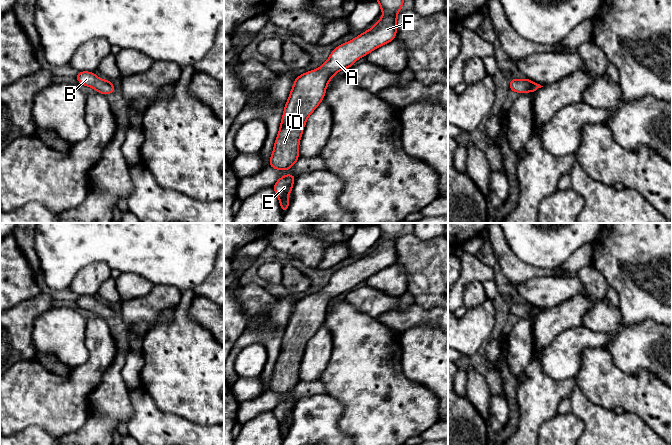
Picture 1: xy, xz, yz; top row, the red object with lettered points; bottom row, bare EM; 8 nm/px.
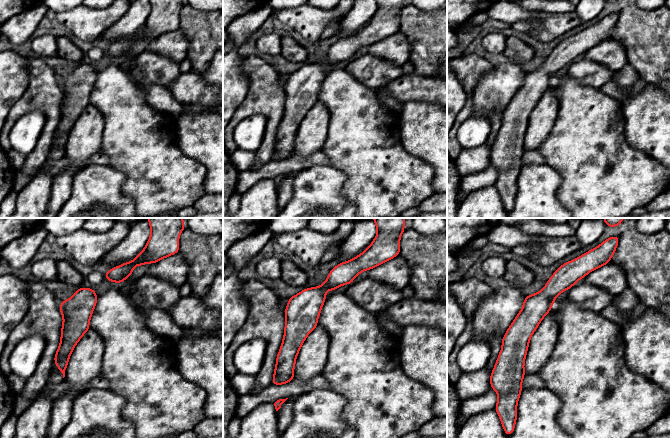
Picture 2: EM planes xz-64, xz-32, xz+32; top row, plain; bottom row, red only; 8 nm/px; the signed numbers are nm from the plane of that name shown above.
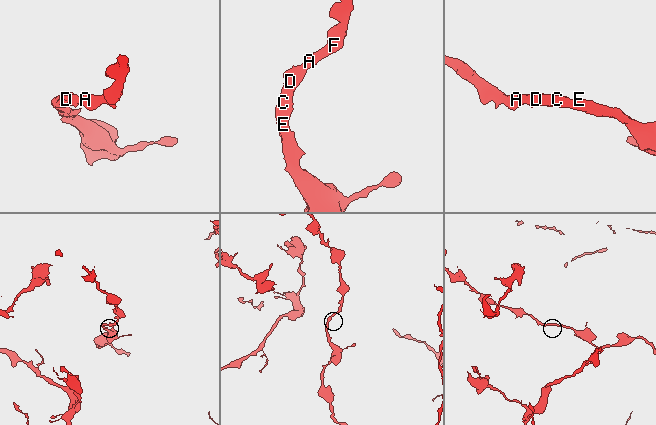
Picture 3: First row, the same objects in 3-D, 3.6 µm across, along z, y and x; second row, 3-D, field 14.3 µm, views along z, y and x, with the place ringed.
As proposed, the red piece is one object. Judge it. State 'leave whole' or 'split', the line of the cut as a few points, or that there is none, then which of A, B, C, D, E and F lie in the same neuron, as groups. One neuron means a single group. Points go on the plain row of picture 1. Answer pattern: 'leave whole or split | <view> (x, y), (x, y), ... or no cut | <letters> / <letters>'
leave whole | no cut | A B C D E F

